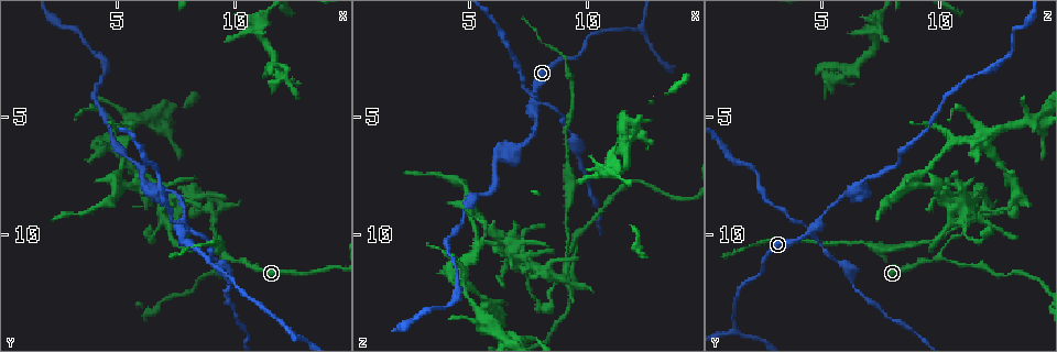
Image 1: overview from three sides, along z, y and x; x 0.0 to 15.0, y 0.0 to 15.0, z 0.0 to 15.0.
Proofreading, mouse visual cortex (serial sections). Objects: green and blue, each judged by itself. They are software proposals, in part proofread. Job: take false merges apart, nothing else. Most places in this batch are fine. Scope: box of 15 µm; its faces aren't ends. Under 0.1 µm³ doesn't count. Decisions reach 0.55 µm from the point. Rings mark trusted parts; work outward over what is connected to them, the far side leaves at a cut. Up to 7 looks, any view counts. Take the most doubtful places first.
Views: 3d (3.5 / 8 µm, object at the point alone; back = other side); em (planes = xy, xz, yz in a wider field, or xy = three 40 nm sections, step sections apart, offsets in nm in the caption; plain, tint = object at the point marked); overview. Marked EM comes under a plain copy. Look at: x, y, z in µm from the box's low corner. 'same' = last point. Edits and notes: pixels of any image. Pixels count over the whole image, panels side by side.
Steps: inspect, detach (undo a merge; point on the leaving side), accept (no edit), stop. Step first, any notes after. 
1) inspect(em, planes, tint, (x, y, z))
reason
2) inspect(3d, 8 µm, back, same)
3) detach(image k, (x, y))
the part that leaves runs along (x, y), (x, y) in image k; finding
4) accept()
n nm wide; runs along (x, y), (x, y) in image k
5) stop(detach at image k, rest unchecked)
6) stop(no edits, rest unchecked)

inspect(3d, 3.5 µm, (7.8, 9.9, 4.5))
thin neck

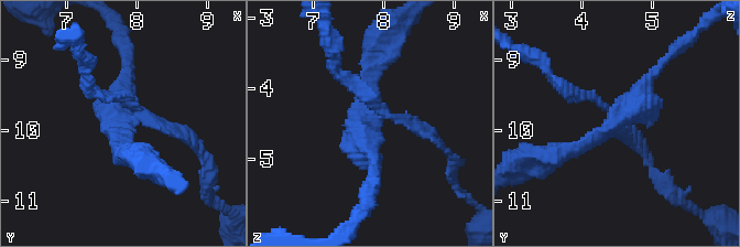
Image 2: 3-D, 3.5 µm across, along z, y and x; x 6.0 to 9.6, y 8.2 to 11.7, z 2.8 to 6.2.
inspect(em, xy, step 3, tint, (7.75, 9.95, 4.40))
now the EM

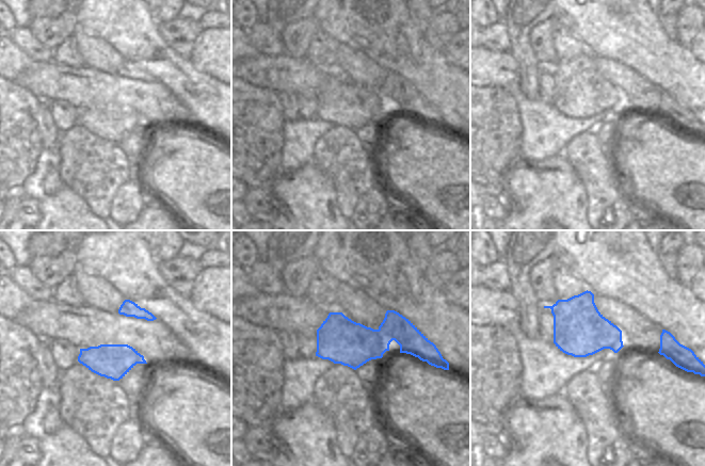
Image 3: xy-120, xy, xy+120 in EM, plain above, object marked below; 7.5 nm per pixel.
detach(image 2, (421, 125))
4 arms; the part that leaves runs along (387, 117), (424, 131), (454, 162) in image 2; two cells meet here

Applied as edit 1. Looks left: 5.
inspect(overview)

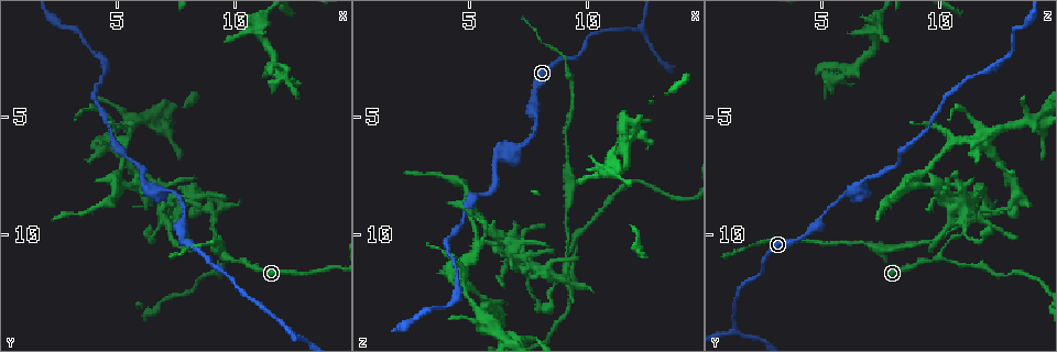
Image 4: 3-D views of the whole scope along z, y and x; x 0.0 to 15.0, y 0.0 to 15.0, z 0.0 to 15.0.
inspect(3d, 3.5 µm, back, (9.7, 10.9, 9.9))
three-way junction

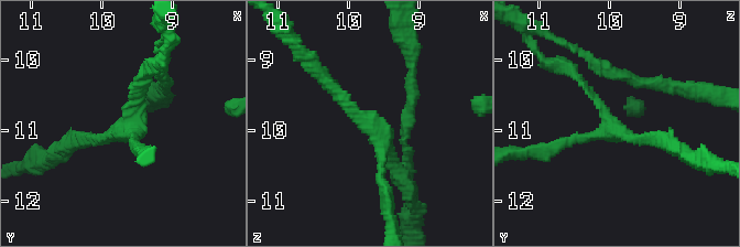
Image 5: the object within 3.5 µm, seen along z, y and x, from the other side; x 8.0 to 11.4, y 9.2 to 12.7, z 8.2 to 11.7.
inspect(em, xy, step 5, tint, (9.65, 10.95, 10.00))
3 arms; arms of 100, 150, 200 nm

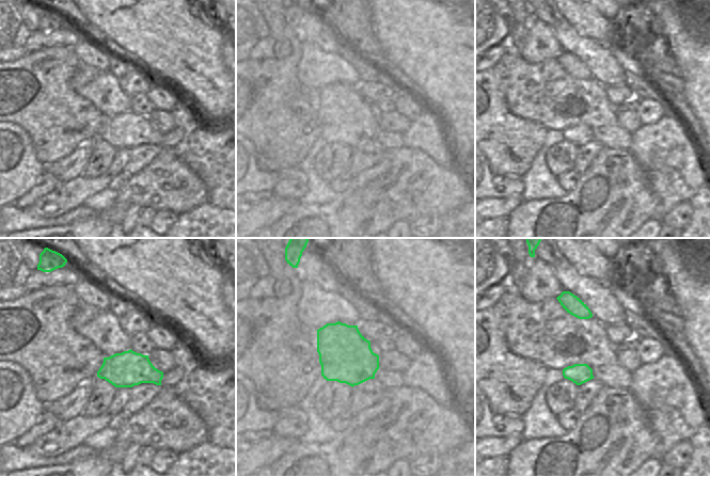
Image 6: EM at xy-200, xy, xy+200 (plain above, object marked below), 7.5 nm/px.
inspect(em, xy, step 1, tint, same)

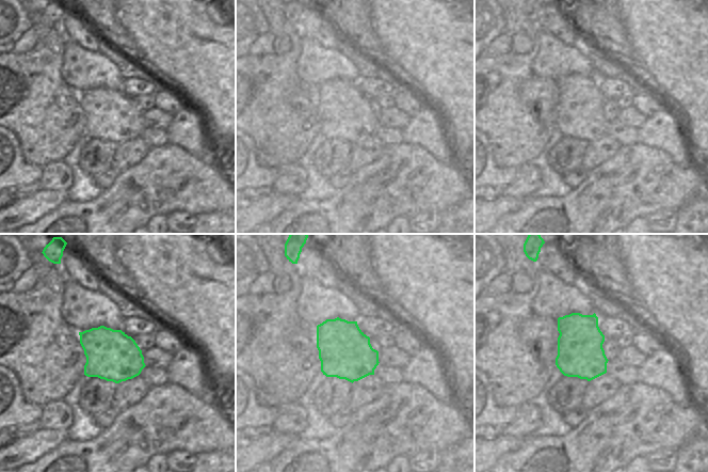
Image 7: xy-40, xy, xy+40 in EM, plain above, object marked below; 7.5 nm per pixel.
accept()
runs along (661, 141), (617, 131), (568, 67) in image 5; continuous, no second cell

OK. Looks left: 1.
stop(detach at image 2, rest unchecked)

